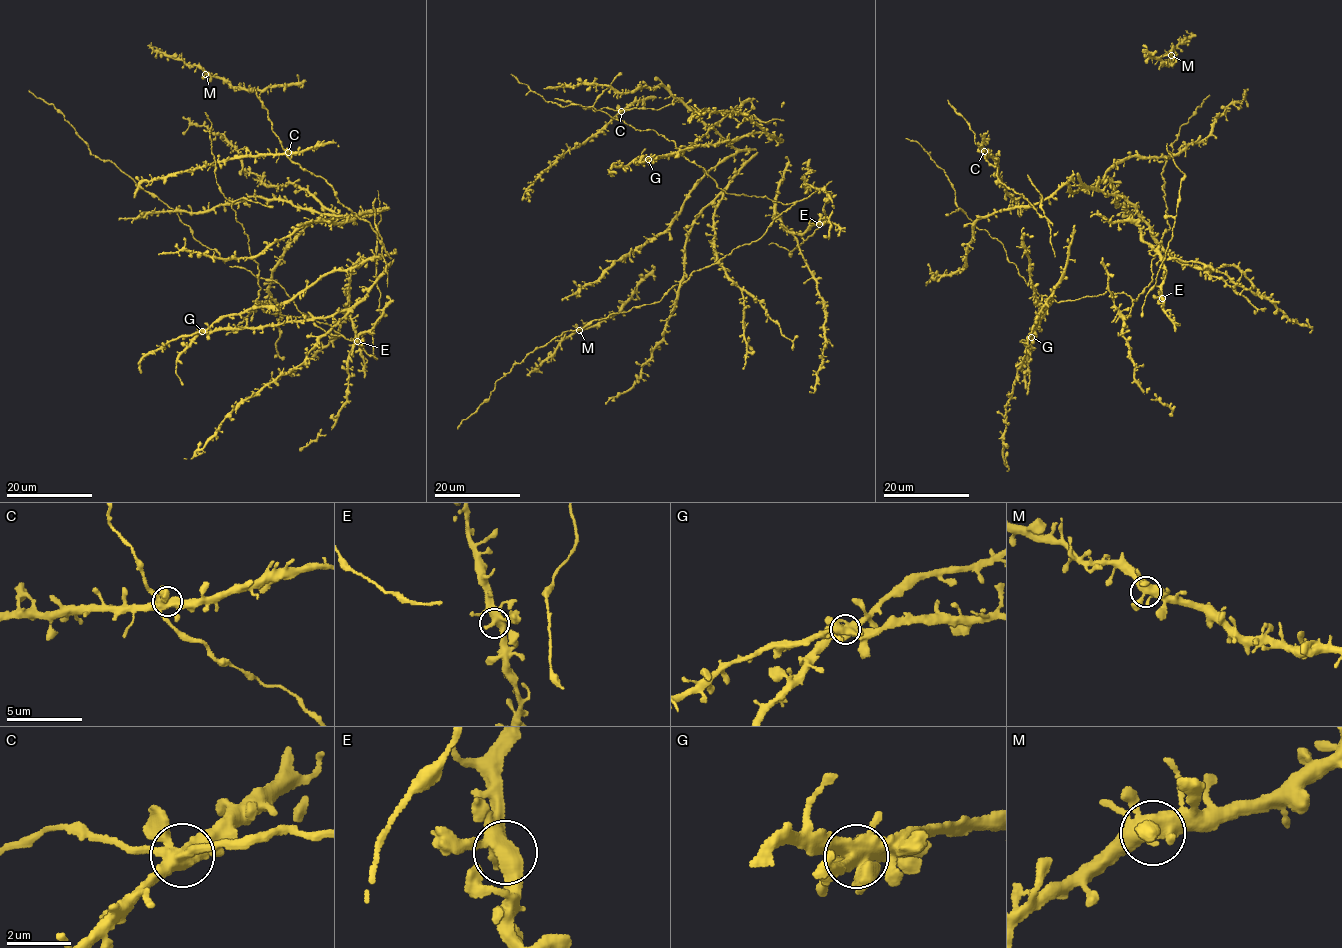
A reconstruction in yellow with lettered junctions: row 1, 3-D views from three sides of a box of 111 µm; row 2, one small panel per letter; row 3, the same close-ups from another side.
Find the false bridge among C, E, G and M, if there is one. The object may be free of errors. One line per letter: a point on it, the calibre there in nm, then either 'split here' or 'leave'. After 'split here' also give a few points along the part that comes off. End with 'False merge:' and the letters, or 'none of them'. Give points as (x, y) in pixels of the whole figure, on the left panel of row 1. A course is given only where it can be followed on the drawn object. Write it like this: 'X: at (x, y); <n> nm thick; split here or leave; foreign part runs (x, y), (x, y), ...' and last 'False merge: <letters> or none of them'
C: at (288, 152); 480 nm thick; leave
E: at (357, 341); 440 nm thick; leave
G: at (202, 331); 550 nm thick; leave
M: at (205, 74); 500 nm thick; leave
False merge: none of them

